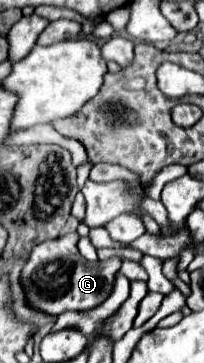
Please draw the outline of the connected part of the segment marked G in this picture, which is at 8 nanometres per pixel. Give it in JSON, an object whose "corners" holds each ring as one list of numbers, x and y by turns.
{"corners":[[67,233,57,239,43,241,33,249,27,265,23,267,23,285,29,295,29,301,33,307,47,311,51,315,59,315,63,311,85,311,93,309,105,297,109,297,113,289,113,279,115,273,121,267,121,259,111,257,107,261,87,261,77,249,79,235,77,233]]}

